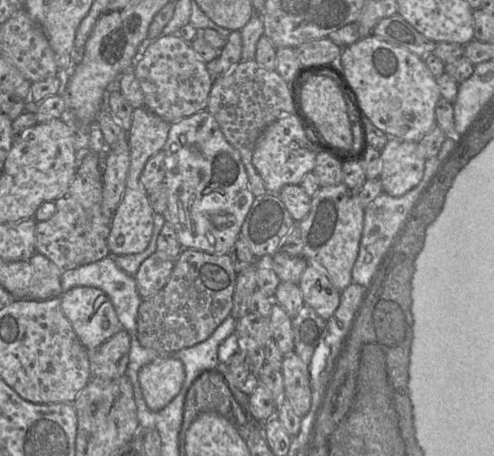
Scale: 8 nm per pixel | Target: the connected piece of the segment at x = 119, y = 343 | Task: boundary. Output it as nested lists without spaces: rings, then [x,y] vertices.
[[[122,329],[95,349],[88,350],[91,377],[114,379],[126,375],[131,338]]]

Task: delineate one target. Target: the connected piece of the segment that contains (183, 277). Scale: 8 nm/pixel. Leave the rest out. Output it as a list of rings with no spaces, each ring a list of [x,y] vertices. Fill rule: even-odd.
[[[183,249],[175,261],[168,283],[139,306],[137,338],[141,346],[160,355],[170,355],[206,340],[231,314],[237,275],[229,254],[214,255],[196,249]]]

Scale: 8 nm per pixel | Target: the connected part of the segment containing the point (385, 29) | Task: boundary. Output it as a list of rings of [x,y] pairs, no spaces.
[[[398,13],[382,19],[370,35],[382,38],[393,45],[401,46],[419,57],[433,54],[436,44],[418,32]]]

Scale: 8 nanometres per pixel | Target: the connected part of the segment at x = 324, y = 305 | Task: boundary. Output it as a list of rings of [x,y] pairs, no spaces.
[[[308,265],[298,282],[304,305],[312,307],[326,321],[332,316],[340,302],[341,291],[319,269]]]

